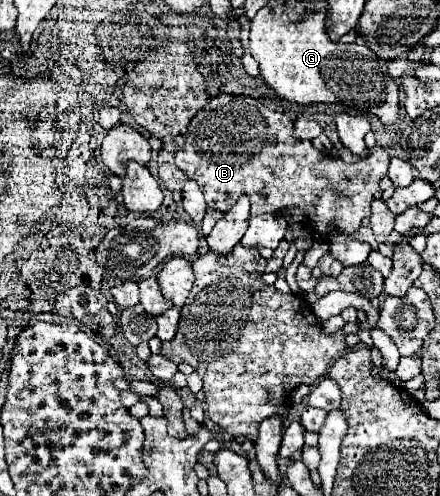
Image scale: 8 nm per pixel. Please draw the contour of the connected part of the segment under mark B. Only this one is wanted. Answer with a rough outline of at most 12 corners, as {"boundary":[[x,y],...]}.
{"boundary":[[206,52],[206,108],[176,166],[208,208],[300,208],[344,268],[390,156],[346,164],[266,98],[216,94],[244,68]]}

